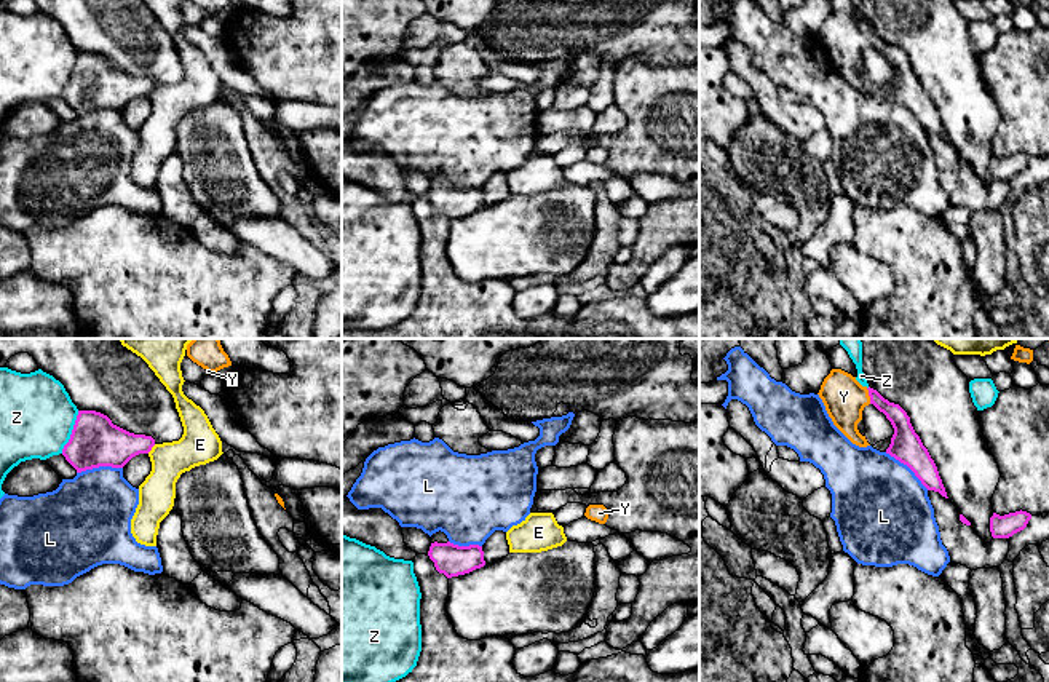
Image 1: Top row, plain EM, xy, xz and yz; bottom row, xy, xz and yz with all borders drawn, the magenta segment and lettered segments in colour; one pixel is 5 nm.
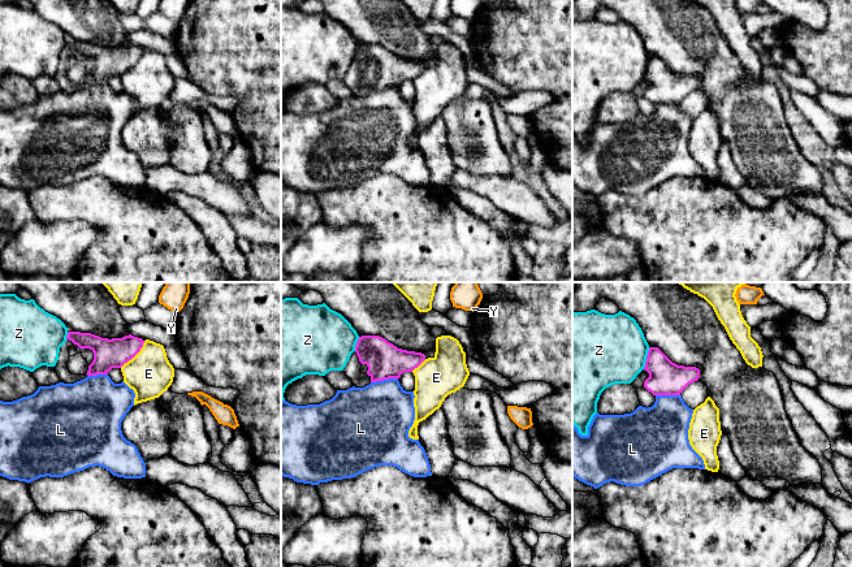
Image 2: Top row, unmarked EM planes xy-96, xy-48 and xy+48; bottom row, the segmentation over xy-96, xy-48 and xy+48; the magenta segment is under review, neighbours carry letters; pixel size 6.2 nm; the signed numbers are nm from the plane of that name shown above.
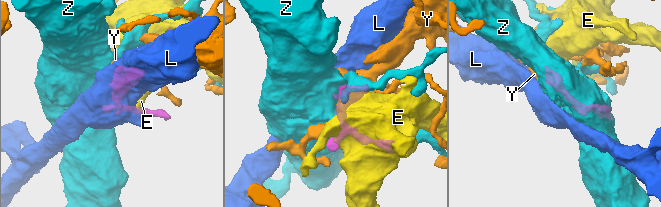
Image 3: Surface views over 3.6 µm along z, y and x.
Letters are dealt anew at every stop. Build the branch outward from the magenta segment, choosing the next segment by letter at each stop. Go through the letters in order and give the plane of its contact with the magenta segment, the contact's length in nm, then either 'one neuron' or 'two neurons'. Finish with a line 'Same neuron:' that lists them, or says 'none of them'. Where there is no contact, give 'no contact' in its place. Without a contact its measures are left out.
E: meets magenta in xy; contact 60 nm long; two neurons
L: meets magenta in xy; contact 240 nm long; two neurons
Y: meets magenta in yz; contact 80 nm long; one neuron
Z: meets magenta in xy; contact 240 nm long; two neurons
Same neuron: Y

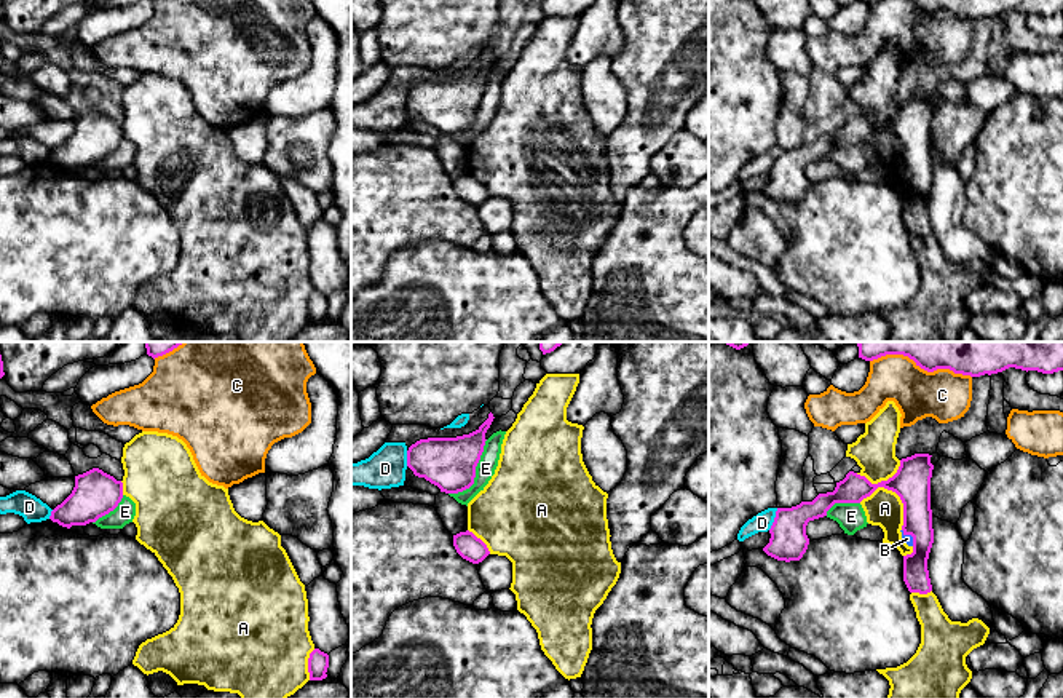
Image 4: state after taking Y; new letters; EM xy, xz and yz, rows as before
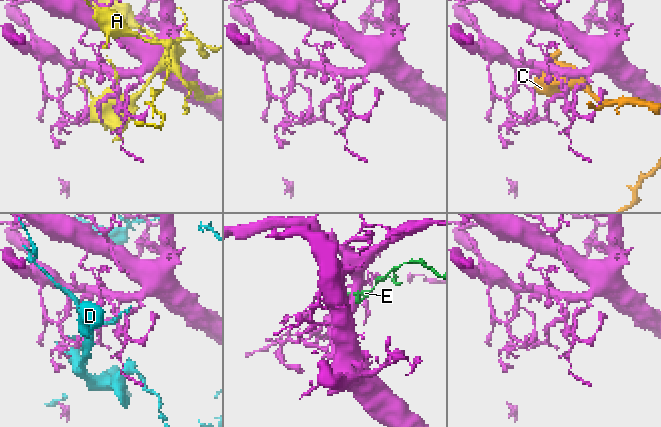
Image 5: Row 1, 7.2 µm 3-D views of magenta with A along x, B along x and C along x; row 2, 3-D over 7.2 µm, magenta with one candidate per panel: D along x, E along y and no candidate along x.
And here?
A: meets magenta in yz; contact 380 nm long; two neurons
B: meets magenta in yz; contact 110 nm long; one neuron
C: meets magenta in yz; contact 340 nm long; two neurons
D: meets magenta in yz; contact 120 nm long; two neurons
E: meets magenta in xz; contact 340 nm long; two neurons
Same neuron: B

